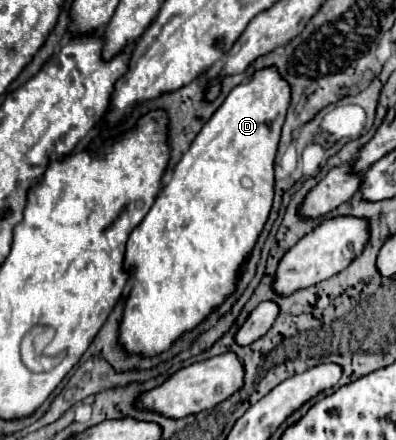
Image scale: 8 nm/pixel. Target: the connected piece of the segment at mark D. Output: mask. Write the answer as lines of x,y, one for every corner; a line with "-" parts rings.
266,66
262,70
256,70
250,80
246,84
238,84
230,90
230,94
226,96
226,100
222,102
222,106
212,114
212,118
204,124
204,128
200,130
200,134
194,138
192,146
188,148
188,152
182,156
182,160
176,164
170,182
166,182
166,186
162,188
160,196
156,198
154,206
150,208
150,212
146,214
146,218
132,230
128,244
126,244
126,268
132,270
132,292
126,300
126,308
124,308
124,316
120,322
120,344
132,352
132,354
144,354
144,356
154,356
160,354
164,350
170,348
170,344
186,330
192,330
194,326
198,326
218,304
222,304
236,286
236,274
238,274
238,266
242,264
244,258
250,256
266,220
272,208
272,196
274,196
274,158
276,158
276,148
278,148
278,140
280,140
280,130
286,118
286,110
290,106
290,84
282,78
282,74
278,74
278,70
274,70
274,66

